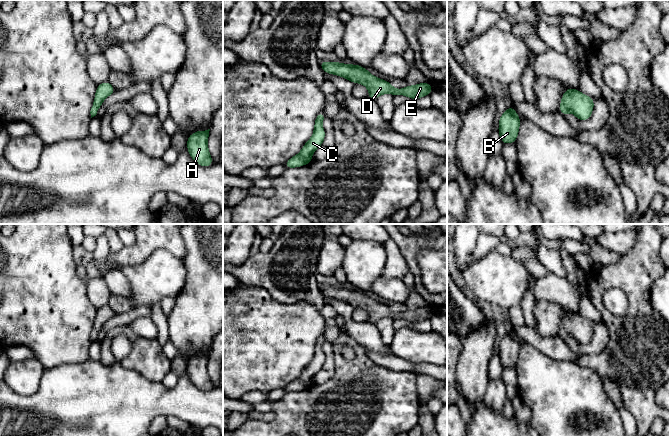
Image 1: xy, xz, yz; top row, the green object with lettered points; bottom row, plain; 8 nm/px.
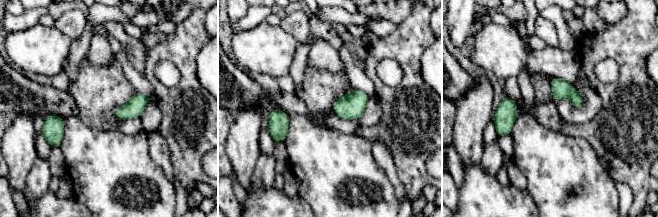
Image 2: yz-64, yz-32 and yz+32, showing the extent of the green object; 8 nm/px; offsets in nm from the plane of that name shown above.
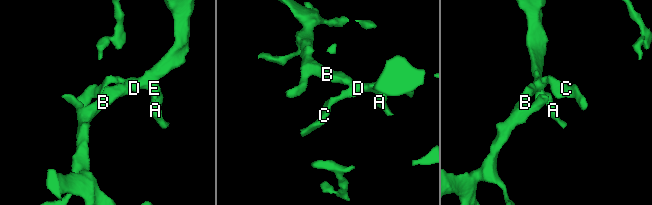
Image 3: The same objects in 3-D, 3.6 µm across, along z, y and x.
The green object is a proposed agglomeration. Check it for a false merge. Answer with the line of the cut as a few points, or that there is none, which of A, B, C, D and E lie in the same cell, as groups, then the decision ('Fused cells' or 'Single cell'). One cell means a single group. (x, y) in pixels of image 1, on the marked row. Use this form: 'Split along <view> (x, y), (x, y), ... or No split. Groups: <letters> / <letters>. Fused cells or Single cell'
No split. Groups: A B C D E. Single cell

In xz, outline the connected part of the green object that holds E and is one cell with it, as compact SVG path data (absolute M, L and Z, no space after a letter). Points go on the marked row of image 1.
M320 61L321 69L329 74L338 75L350 80L352 83L361 83L369 90L368 99L376 98L384 93L395 95L405 95L411 99L419 99L430 95L433 87L429 83L408 85L402 89L395 89L389 81L382 80L370 74L366 68L357 64L349 65L338 62Z

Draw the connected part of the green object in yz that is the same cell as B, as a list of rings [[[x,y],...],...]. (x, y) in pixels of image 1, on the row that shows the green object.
[[[512,106],[501,115],[499,119],[498,132],[500,139],[504,144],[515,143],[518,137],[518,130],[520,127],[520,118]]]

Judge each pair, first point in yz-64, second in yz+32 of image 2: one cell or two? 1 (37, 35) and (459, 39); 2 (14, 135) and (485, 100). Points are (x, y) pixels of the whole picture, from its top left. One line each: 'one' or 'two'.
1: two
2: one

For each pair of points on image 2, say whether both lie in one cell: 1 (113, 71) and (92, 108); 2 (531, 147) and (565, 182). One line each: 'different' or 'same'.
1: same
2: same

